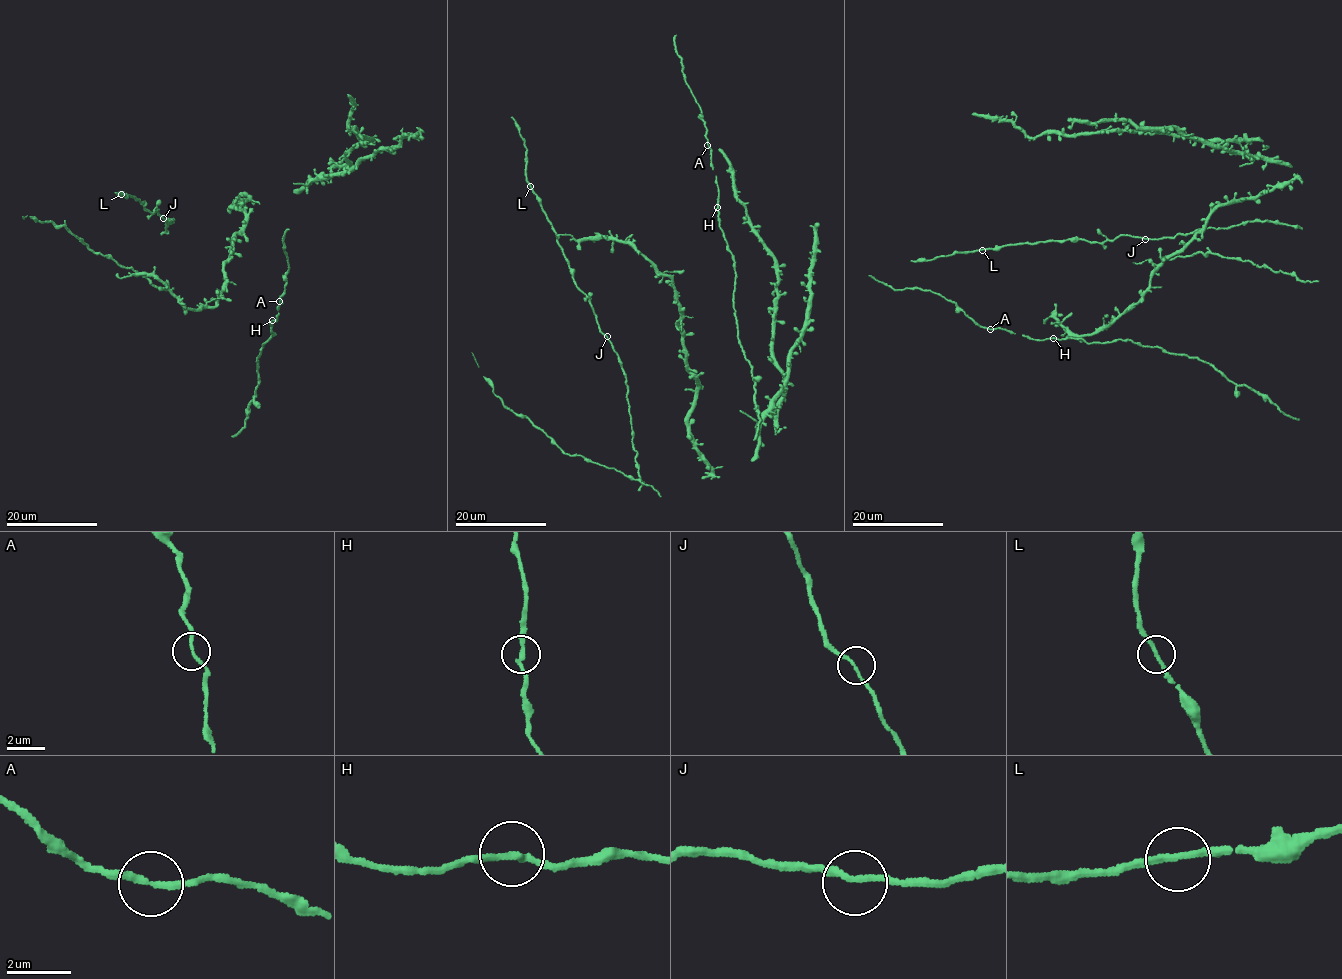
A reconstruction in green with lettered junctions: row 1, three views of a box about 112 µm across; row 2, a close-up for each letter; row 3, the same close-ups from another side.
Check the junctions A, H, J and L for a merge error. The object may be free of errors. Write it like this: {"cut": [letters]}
{"cut": []}

